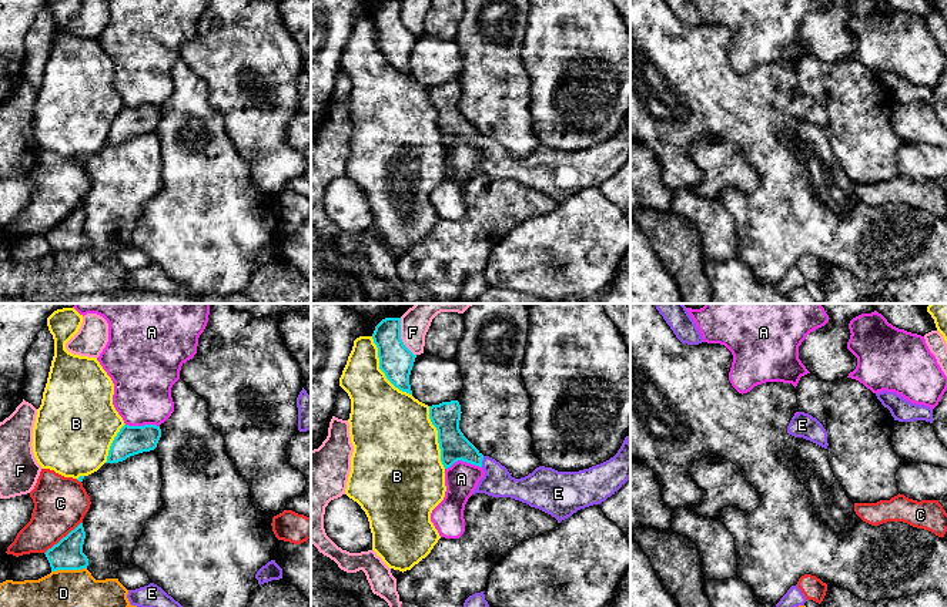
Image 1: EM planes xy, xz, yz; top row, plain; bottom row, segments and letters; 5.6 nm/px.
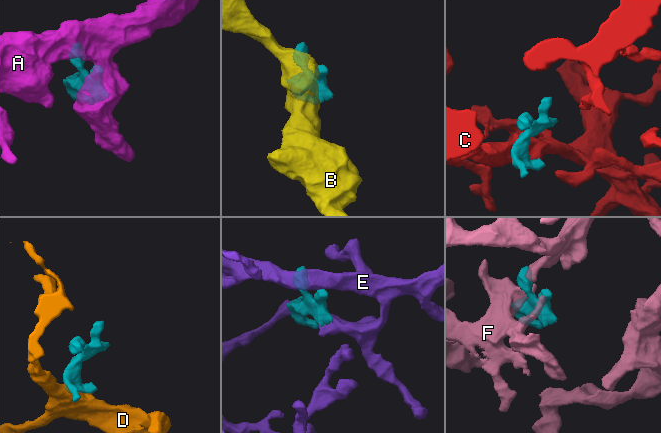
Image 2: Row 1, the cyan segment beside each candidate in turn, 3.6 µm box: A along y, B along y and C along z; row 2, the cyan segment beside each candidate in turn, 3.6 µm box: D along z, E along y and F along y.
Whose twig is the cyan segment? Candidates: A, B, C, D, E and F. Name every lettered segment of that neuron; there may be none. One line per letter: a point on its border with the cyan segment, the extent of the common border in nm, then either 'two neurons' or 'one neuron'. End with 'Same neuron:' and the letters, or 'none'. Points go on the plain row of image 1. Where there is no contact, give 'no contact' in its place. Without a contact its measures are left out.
A: contact xz (462, 141); length 200 nm; two neurons
B: contact xz (380, 49); length 400 nm; two neurons
C: contact xy (63, 218); length 280 nm; two neurons
D: contact xy (69, 250); length 200 nm; two neurons
E: contact xz (481, 143); length 70 nm; one neuron
F: contact xz (400, 19); length 220 nm; two neurons
Same neuron: E

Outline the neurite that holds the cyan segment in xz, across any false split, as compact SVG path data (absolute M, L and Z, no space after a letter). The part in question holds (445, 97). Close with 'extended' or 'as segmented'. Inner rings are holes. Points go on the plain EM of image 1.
M458 81L429 87L444 148L462 141L485 152L472 175L511 178L551 195L560 204L580 190L600 185L630 160L629 117L618 134L600 145L579 152L558 152L539 147L528 157L515 160L505 147L483 137L464 117L459 110L461 94Z; extended

